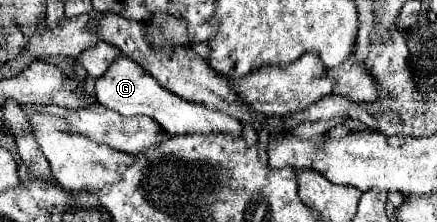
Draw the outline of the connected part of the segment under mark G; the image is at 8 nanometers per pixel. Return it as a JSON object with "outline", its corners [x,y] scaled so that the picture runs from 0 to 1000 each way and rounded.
{"outline":[[[281,234],[245,306],[245,324],[231,351],[222,351],[217,423],[222,423],[227,468],[272,505],[277,523],[332,514],[332,523],[350,532],[355,550],[368,559],[368,577],[387,613],[419,613],[419,604],[529,604],[529,613],[547,613],[556,586],[556,559],[547,541],[538,541],[510,505],[492,505],[492,495],[478,495],[460,468],[428,459],[428,450],[400,432],[396,414],[373,396],[327,297],[318,297],[300,252],[291,252]]]}

